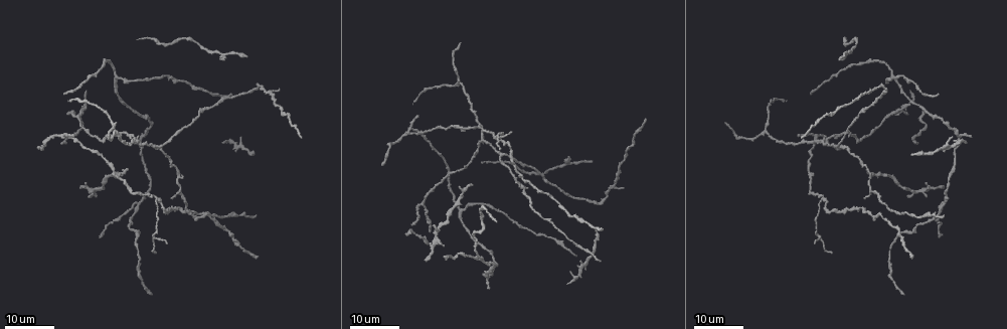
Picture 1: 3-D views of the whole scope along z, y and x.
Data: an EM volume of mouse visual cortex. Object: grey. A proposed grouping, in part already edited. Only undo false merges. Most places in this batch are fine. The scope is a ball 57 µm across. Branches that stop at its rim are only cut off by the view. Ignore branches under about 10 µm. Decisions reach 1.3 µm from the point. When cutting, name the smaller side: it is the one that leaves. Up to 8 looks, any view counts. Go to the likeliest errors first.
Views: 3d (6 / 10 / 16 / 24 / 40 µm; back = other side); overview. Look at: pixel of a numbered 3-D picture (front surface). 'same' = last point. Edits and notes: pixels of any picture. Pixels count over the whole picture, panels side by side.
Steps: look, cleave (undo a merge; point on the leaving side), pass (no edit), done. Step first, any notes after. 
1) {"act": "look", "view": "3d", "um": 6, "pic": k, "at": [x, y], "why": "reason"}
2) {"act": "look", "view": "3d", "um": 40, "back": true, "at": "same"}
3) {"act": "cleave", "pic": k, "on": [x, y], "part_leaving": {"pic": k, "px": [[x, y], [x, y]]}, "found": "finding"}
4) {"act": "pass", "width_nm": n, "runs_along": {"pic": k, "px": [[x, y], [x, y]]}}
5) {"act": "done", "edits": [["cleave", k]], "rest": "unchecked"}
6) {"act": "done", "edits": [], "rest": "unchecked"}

{"act": "look", "view": "3d", "um": 16, "pic": 1, "at": [134, 208], "why": "four or more arms meet"}

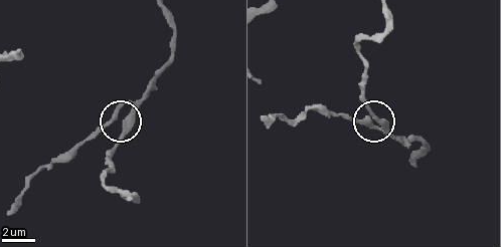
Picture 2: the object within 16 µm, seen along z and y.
{"act": "look", "view": "3d", "um": 6, "pic": 2, "at": [125, 123]}

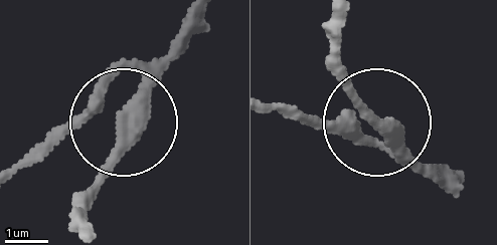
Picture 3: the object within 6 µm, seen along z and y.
{"act": "pass", "width_nm": 340, "runs_along": {"pic": 3, "px": [[204, 12], [136, 108], [83, 112], [17, 163]]}, "found": "one cell here"}

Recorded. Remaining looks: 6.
{"act": "look", "view": "3d", "um": 16, "pic": 1, "at": [157, 144], "why": "three-way junction"}

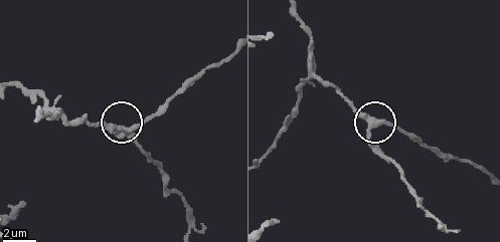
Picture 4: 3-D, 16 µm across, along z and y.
{"act": "look", "view": "3d", "um": 6, "pic": 4, "at": [119, 130], "why": "zoom in"}

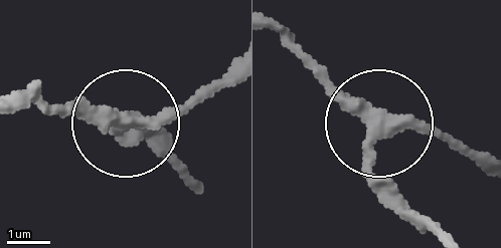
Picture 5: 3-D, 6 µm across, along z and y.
{"act": "pass", "arms": 3, "runs_along": {"pic": 5, "px": [[275, 29], [382, 119], [426, 124], [466, 145]]}, "found": "all the same cell"}

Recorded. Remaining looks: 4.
{"act": "look", "view": "3d", "um": 24, "pic": 1, "at": [823, 196], "why": "small branch off a trunk"}

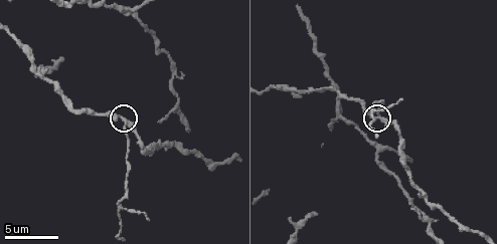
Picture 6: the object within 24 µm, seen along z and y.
{"act": "look", "view": "3d", "um": 6, "pic": 6, "at": [381, 117], "why": "closer look"}

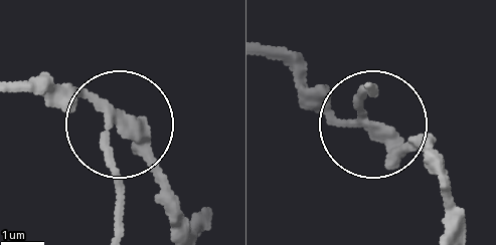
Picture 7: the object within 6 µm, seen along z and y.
{"act": "pass", "found": "one cell here"}

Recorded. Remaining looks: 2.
{"act": "look", "view": "3d", "um": 10, "pic": 6, "at": [175, 106], "why": "three arms meet"}

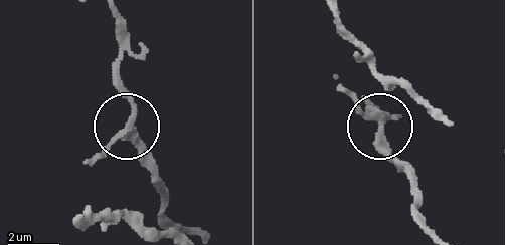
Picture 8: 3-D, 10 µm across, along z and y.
{"act": "pass", "width_nm": 250, "found": "all the same cell"}

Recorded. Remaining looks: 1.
{"act": "done", "edits": [], "rest": "unchecked"}

